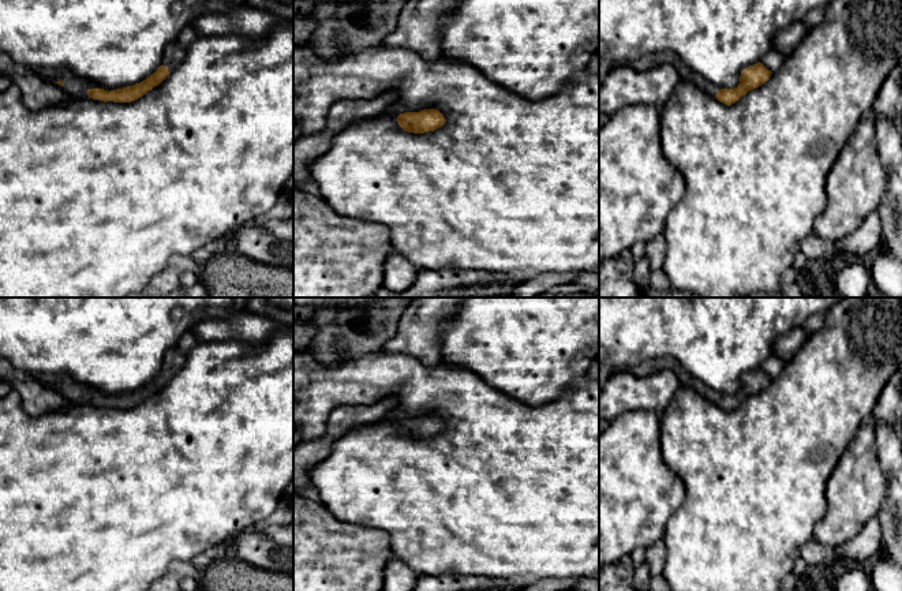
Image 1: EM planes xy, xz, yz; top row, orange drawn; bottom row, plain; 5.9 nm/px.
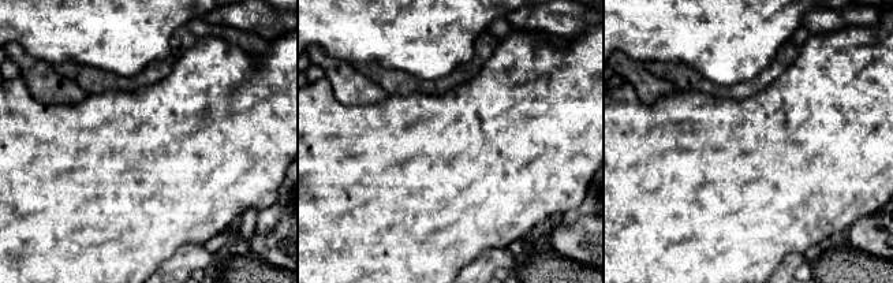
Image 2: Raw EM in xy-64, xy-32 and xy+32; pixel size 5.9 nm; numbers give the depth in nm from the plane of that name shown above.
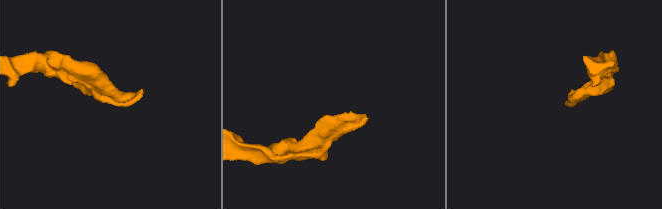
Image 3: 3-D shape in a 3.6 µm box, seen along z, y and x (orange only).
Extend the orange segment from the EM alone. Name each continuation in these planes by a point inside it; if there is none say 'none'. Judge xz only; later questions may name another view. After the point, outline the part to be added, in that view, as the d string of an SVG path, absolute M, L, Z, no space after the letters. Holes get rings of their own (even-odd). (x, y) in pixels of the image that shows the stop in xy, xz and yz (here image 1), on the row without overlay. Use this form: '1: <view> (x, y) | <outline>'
1: xz (393, 414) | M393 408L393 409L386 411L386 412L383 414L382 420L405 419L405 418L407 418L405 412L397 409L397 408Z

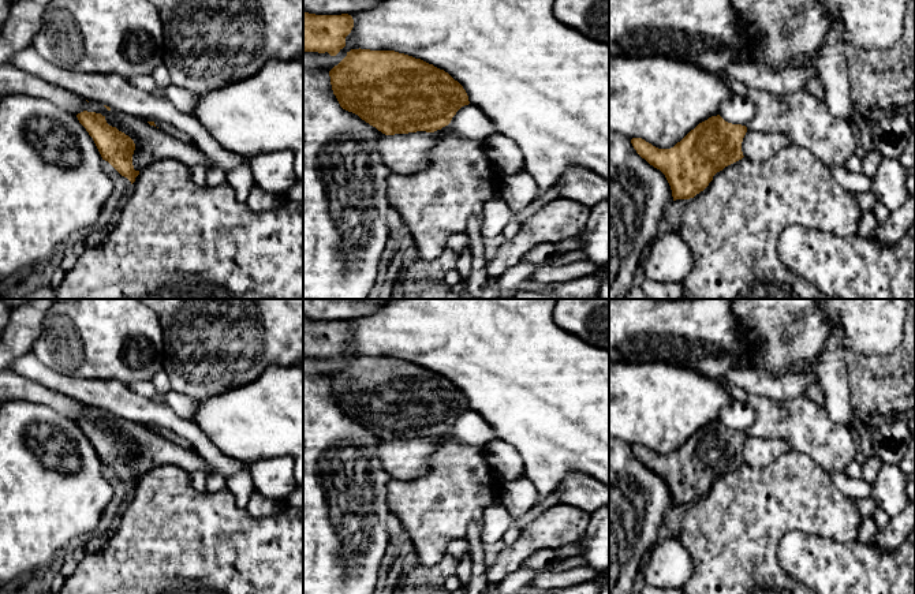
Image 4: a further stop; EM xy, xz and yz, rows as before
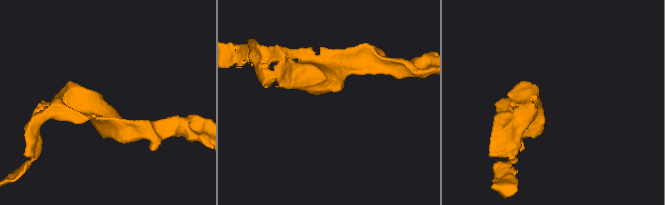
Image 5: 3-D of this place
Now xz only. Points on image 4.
none

